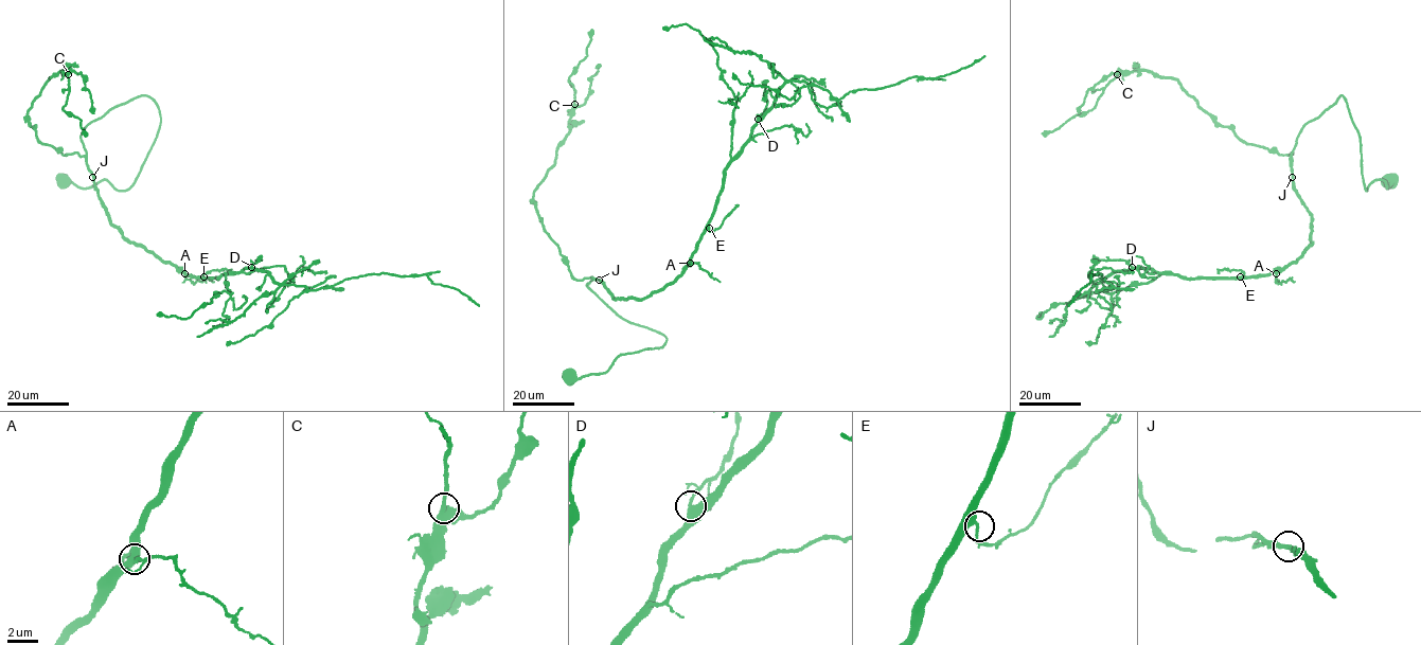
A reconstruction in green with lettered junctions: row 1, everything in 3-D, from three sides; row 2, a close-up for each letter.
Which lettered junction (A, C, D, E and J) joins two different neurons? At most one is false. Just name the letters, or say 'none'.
none

